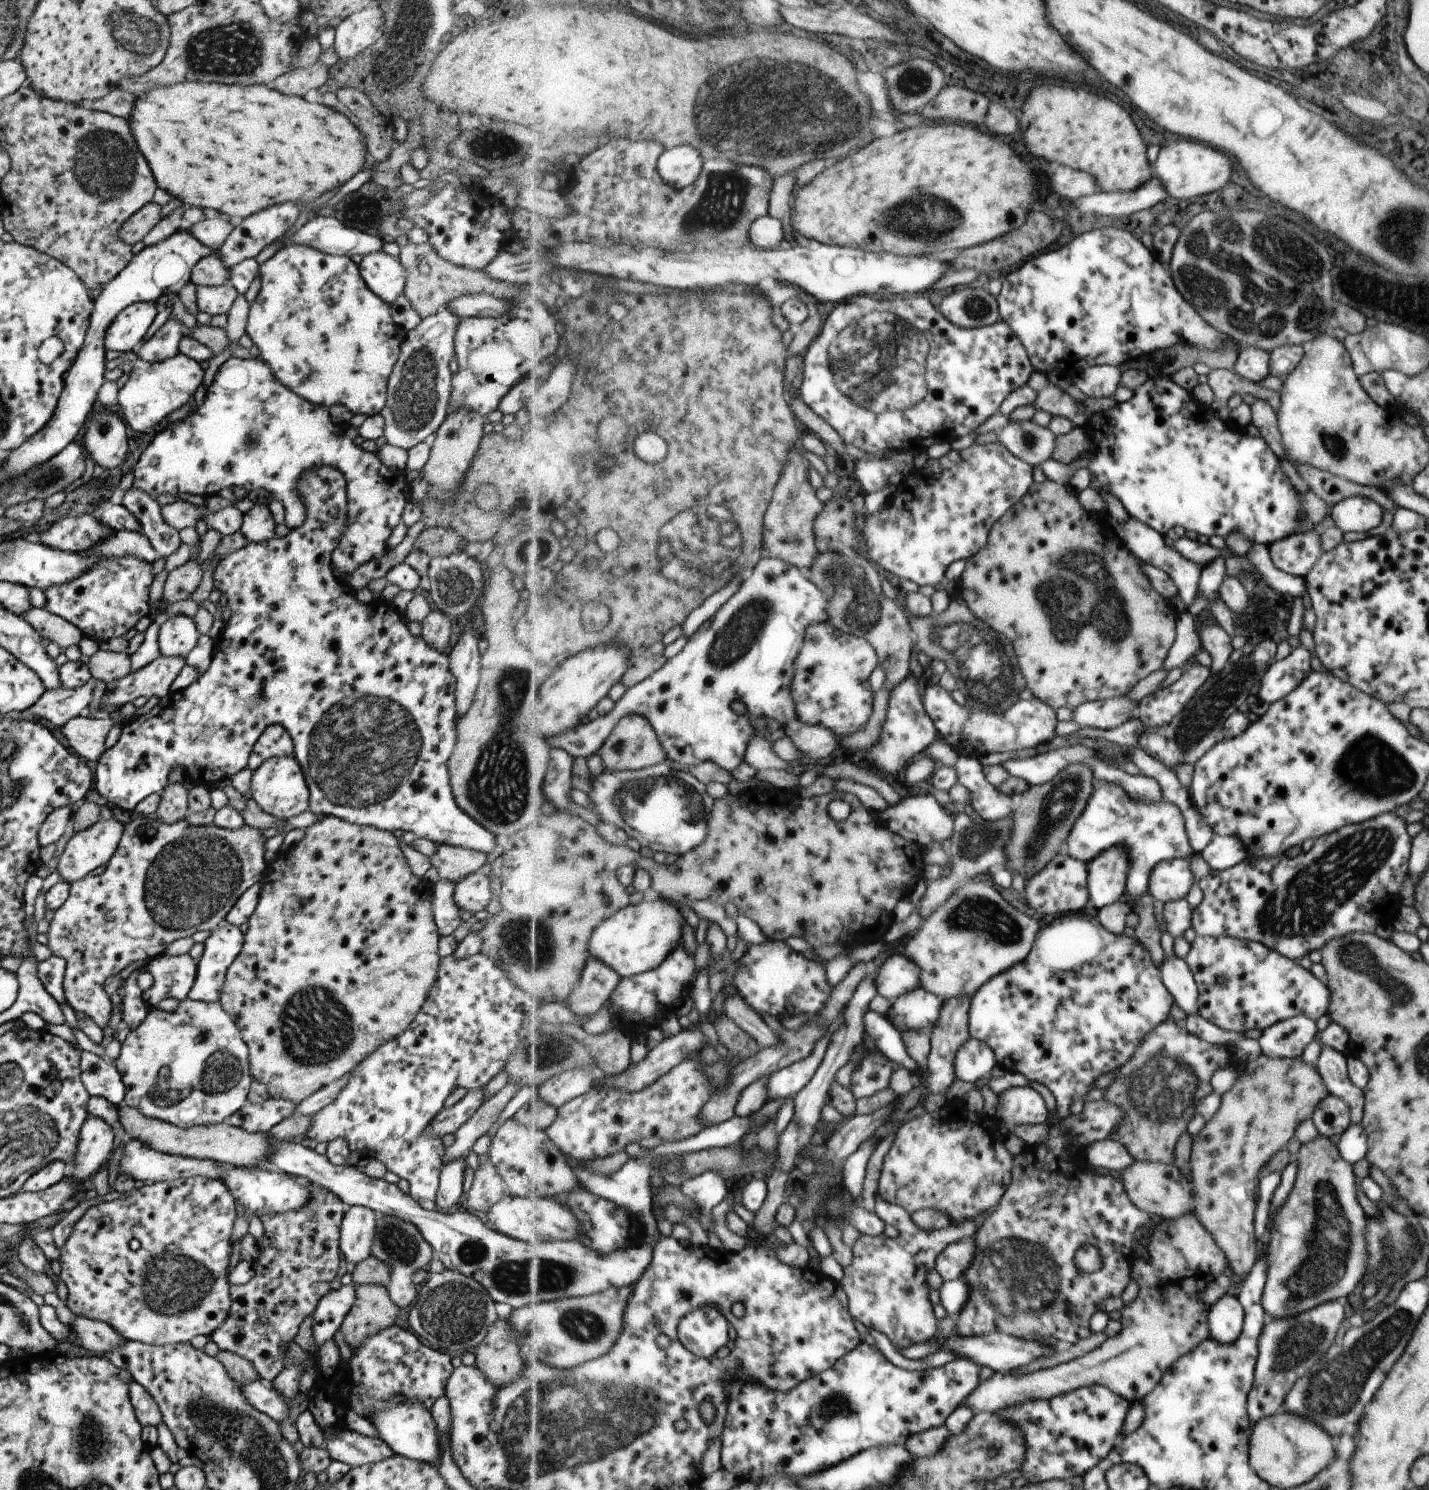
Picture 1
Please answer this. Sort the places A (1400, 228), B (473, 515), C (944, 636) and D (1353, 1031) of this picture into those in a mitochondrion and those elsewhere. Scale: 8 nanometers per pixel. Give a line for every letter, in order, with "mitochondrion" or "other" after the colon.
A: mitochondrion
B: other
C: mitochondrion
D: other

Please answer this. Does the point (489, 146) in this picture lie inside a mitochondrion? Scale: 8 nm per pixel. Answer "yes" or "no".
yes

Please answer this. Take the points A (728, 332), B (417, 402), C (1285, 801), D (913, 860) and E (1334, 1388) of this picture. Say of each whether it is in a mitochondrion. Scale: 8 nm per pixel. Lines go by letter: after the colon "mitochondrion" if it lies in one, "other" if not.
A: mitochondrion
B: mitochondrion
C: other
D: other
E: mitochondrion

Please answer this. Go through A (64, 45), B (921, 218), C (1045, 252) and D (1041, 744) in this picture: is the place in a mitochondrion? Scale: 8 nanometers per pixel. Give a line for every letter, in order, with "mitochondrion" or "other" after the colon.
A: other
B: mitochondrion
C: other
D: other

